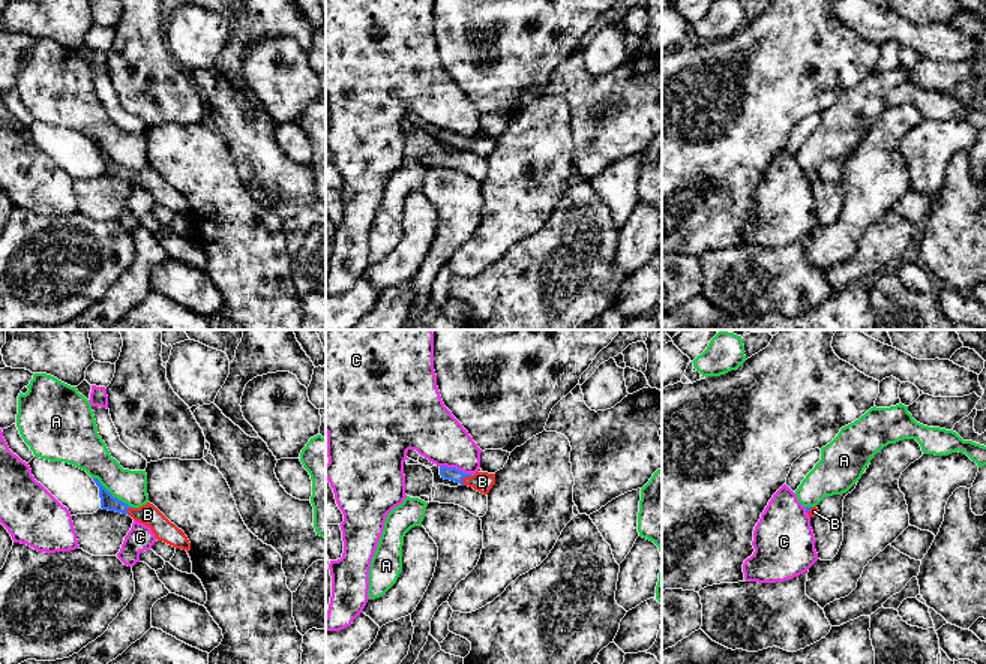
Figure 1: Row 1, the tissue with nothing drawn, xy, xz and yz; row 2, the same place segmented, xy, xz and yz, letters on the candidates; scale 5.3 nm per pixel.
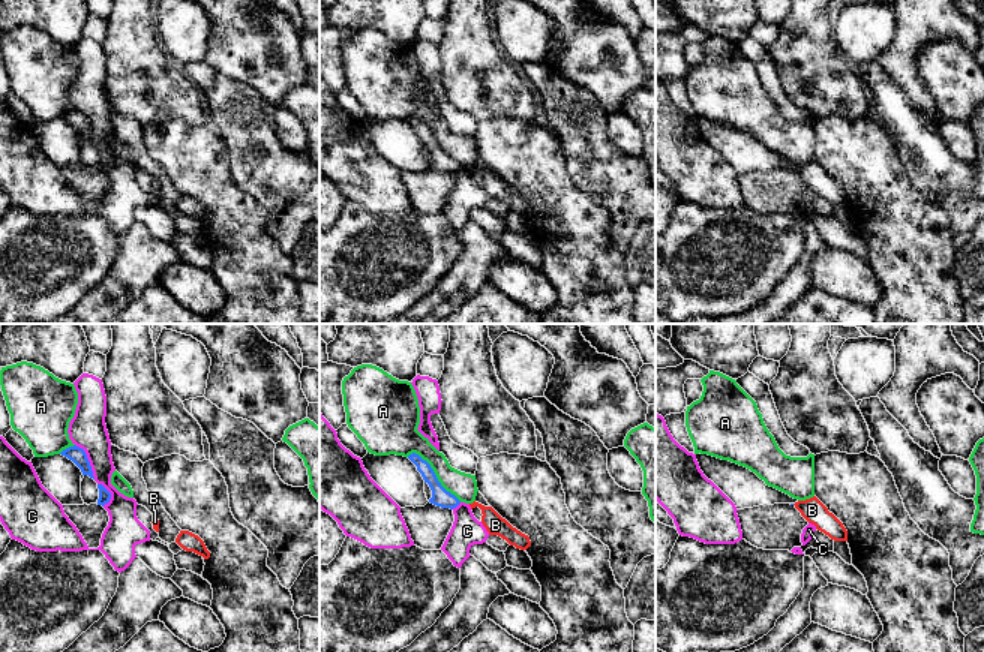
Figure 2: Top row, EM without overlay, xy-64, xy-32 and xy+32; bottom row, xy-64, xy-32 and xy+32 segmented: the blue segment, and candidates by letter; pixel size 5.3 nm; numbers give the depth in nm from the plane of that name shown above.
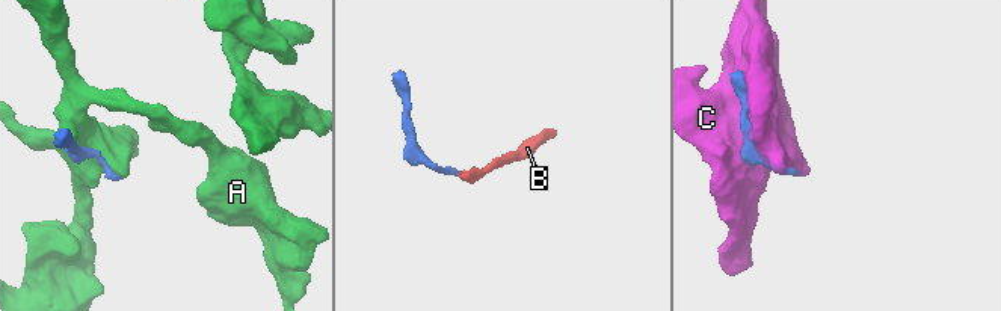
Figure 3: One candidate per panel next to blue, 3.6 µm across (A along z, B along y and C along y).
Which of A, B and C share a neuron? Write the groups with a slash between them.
A / B / C

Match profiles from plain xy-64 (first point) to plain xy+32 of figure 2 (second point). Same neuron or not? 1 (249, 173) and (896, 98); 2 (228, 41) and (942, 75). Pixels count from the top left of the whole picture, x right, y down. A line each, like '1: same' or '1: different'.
1: same
2: same

